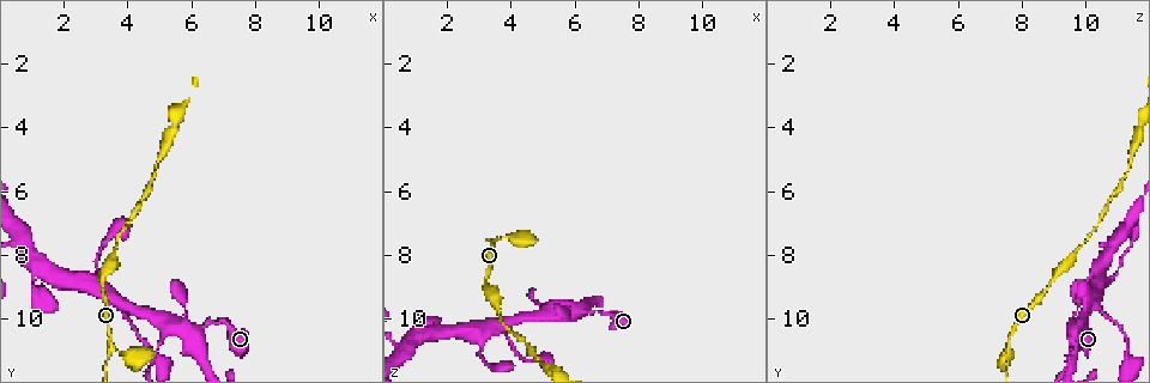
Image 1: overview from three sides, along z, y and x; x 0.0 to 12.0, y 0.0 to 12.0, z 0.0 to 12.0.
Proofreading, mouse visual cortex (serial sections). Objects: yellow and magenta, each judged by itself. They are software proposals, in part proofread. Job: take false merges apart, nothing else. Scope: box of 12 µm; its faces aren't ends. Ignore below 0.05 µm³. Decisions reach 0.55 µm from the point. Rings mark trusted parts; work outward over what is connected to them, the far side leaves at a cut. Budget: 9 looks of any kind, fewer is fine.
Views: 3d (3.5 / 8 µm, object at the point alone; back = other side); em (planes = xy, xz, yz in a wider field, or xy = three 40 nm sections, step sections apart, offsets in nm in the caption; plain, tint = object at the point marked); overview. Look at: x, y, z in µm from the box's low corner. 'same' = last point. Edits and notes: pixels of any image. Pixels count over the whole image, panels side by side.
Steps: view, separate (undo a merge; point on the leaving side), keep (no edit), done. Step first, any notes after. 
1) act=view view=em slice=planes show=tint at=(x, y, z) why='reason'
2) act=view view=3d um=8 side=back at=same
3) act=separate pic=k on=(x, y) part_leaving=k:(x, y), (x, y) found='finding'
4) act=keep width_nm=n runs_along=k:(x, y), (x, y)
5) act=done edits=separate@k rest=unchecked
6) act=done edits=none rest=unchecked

act=view view=3d um=8 at=(6.0, 10.3, 9.8) why='looks like a crossing'

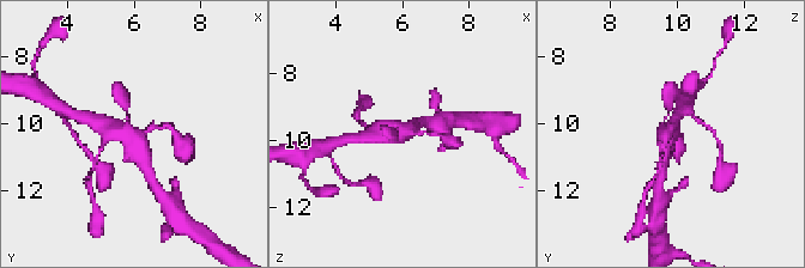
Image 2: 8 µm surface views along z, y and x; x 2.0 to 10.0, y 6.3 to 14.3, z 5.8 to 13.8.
act=view view=em slice=xy step=5 show=tint at=(6.0, 10.4, 9.7)

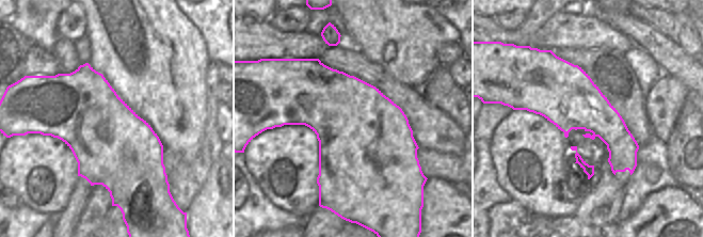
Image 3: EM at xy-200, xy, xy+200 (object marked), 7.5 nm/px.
act=keep runs_along=2:(167, 126), (134, 136), (102, 123) found='one cell here'

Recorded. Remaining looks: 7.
act=view view=3d um=3.5 at=(3.5, 10.9, 7.6) why='three arms meet'

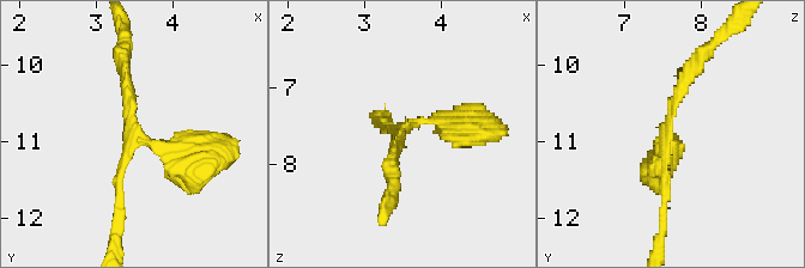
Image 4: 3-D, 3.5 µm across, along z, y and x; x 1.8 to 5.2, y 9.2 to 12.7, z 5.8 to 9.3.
act=view view=em slice=planes show=tint at=(3.55, 10.90, 7.55) why='need the tissue'

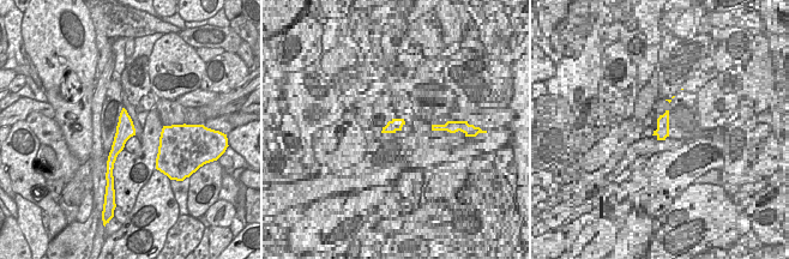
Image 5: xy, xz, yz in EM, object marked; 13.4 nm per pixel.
act=keep arms=3 arm_widths_nm=100,200,350 runs_along=5:(124, 113), (124, 133), (110, 160) found='one cell here'

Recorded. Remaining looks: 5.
act=view view=3d um=3.5 at=(3.8, 9.4, 10.2) why='three-way junction'

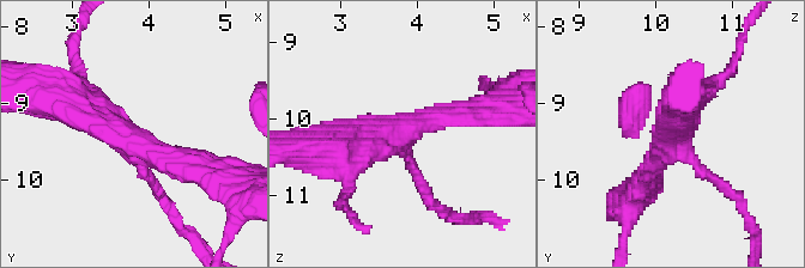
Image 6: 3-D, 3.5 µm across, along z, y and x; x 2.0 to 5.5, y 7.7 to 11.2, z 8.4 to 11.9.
act=view view=em slice=xy step=2 show=tint at=(3.80, 9.50, 10.15) arms=3 arm_widths_nm=150,300,450 why='shape alone is not enough'

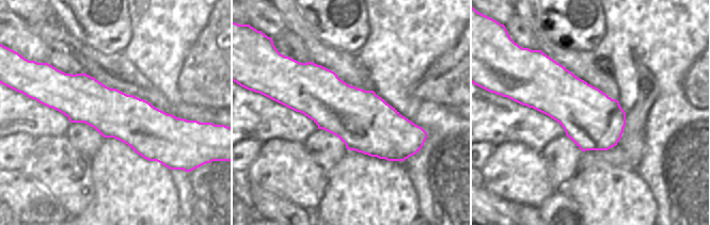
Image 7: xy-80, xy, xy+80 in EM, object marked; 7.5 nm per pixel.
act=keep runs_along=7:(44, 96), (182, 121) found='all the same cell'

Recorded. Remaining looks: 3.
act=view view=3d um=3.5 side=back at=(3.0, 8.0, 11.2)

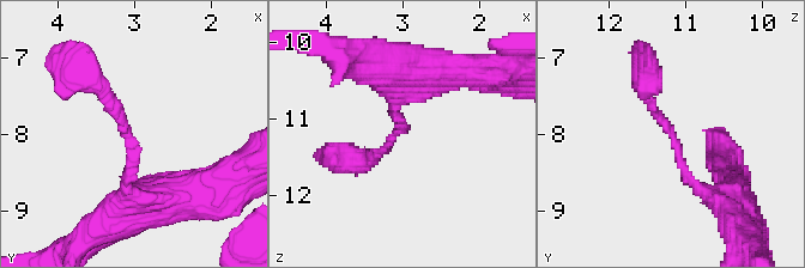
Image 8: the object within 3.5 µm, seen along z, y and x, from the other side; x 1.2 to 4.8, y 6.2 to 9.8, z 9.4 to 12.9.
act=view view=em slice=xy step=1 show=tint at=(3.15, 7.95, 11.25) why='now the EM'

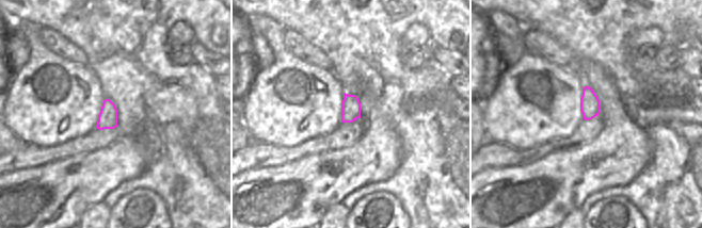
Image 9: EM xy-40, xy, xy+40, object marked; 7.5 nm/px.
act=keep runs_along=8:(709, 195), (684, 174), (645, 74) found='all the same cell'

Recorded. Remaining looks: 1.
act=done edits=none rest=unchecked

